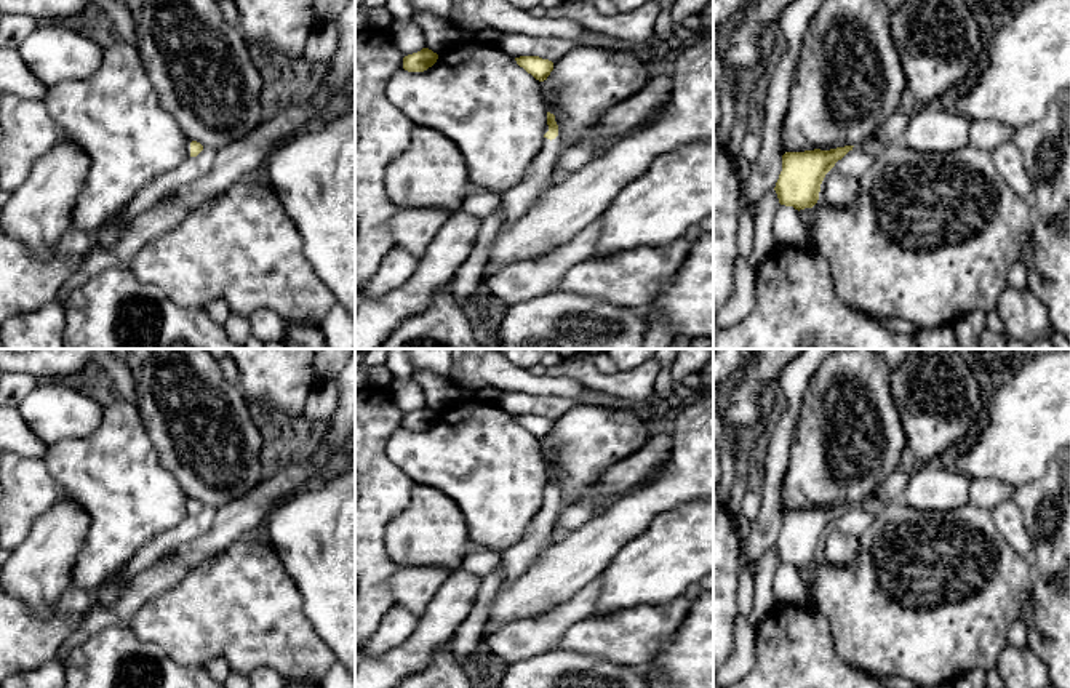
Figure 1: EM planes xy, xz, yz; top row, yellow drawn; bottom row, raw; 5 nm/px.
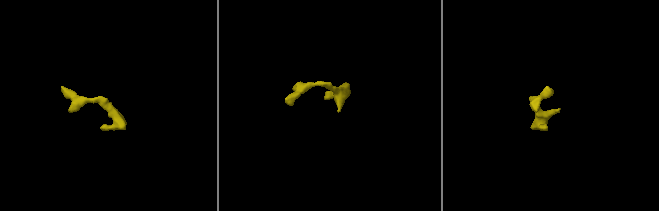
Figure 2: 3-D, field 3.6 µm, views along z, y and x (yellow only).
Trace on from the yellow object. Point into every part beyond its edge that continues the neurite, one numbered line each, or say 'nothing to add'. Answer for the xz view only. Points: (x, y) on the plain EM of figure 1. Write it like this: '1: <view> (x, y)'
1: xz (515, 560)

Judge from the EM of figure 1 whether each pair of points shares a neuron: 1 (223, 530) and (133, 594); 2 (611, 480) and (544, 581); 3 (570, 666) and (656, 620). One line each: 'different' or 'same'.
1: same
2: different
3: different

